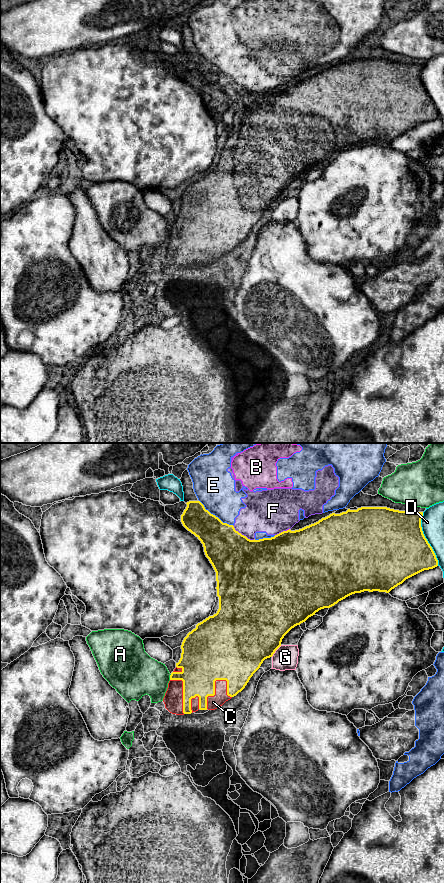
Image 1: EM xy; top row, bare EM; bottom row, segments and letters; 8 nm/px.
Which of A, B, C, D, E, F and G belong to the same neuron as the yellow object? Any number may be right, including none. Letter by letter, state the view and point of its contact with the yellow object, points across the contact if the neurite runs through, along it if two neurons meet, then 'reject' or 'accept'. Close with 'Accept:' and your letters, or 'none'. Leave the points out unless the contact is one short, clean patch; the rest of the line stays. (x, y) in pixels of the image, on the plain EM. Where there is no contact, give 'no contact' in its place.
A: contact xy (170, 229); reject
B: contact xy (287, 82); border xy (289, 81), (286, 83); reject
C: contact xy (214, 244); accept
D: contact xy (426, 91); reject
E: contact xy (214, 67); reject
F: contact xy (243, 87); reject
G: contact xy (275, 202); reject
Accept: C

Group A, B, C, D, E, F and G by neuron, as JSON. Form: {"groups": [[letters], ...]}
{"groups": [["A"], ["B", "E", "F"], ["C"], ["D"], ["G"]]}

